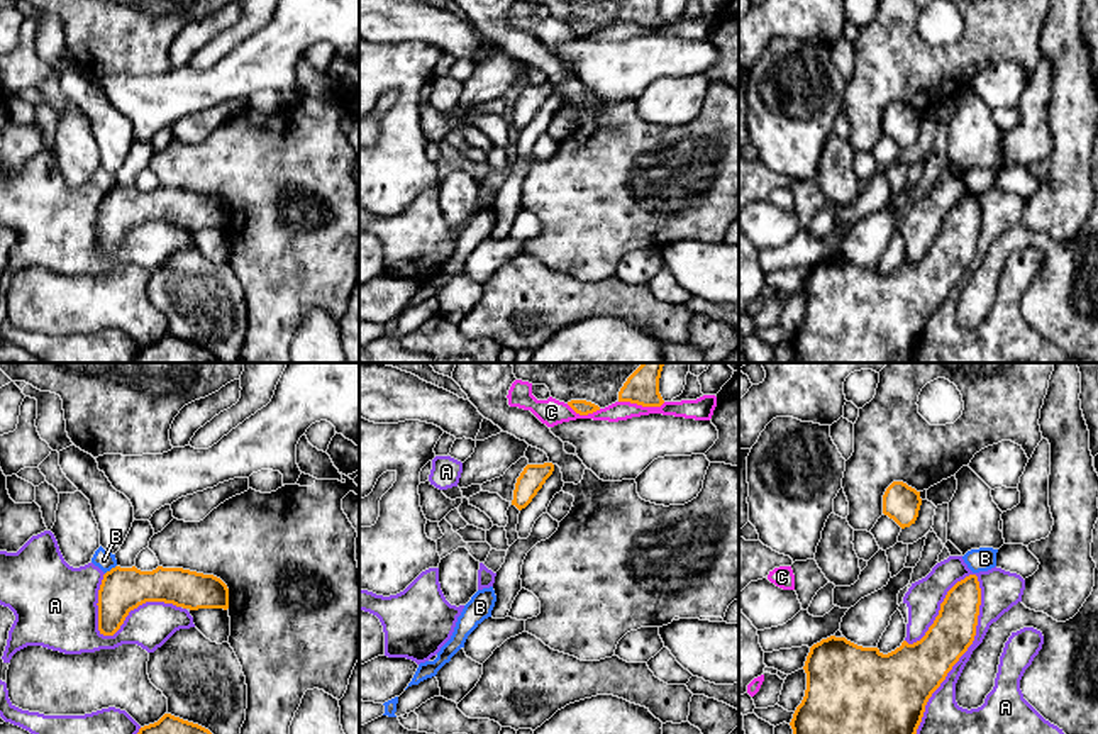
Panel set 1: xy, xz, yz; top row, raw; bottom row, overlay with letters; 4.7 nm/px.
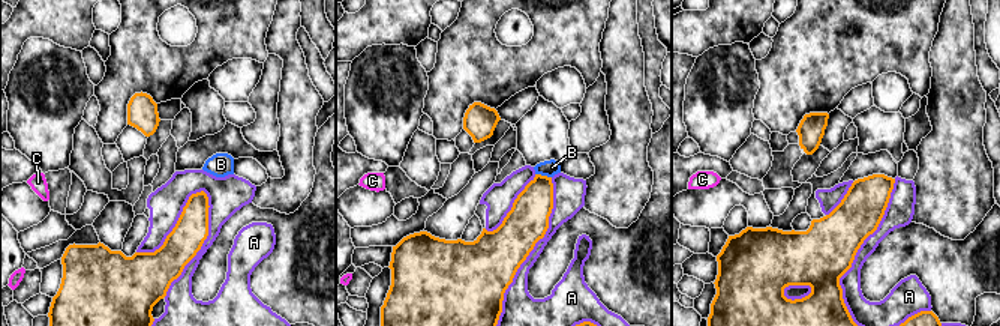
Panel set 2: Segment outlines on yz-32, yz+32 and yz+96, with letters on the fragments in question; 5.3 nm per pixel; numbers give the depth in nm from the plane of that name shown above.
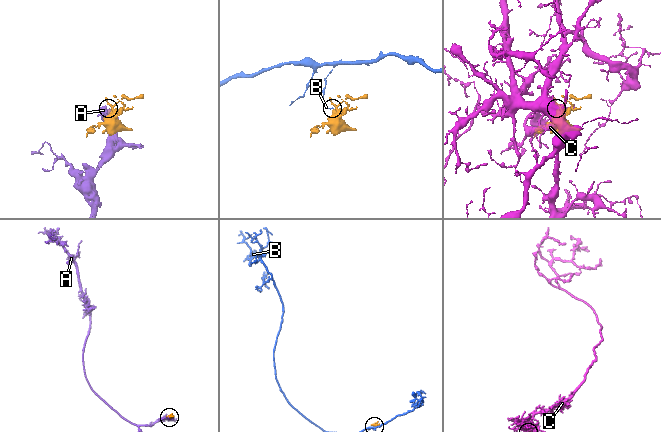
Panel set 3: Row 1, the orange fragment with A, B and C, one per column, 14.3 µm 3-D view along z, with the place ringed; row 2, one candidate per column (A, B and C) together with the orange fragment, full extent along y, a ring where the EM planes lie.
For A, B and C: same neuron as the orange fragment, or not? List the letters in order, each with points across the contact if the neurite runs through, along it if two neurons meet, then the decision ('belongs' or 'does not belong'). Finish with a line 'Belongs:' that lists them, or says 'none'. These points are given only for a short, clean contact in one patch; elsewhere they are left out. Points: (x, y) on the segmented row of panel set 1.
A: does not belong
B: along xy (116, 565), (105, 573) | does not belong
C: does not belong
Belongs: none

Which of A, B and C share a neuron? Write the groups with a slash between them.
A / B / C

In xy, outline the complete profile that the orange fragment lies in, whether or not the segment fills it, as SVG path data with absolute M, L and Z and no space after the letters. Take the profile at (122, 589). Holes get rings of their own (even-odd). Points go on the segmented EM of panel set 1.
M115 566L103 575L98 590L98 631L114 636L130 610L146 602L164 602L176 607L229 609L229 588L214 576L183 568L158 566L141 571L136 566Z

